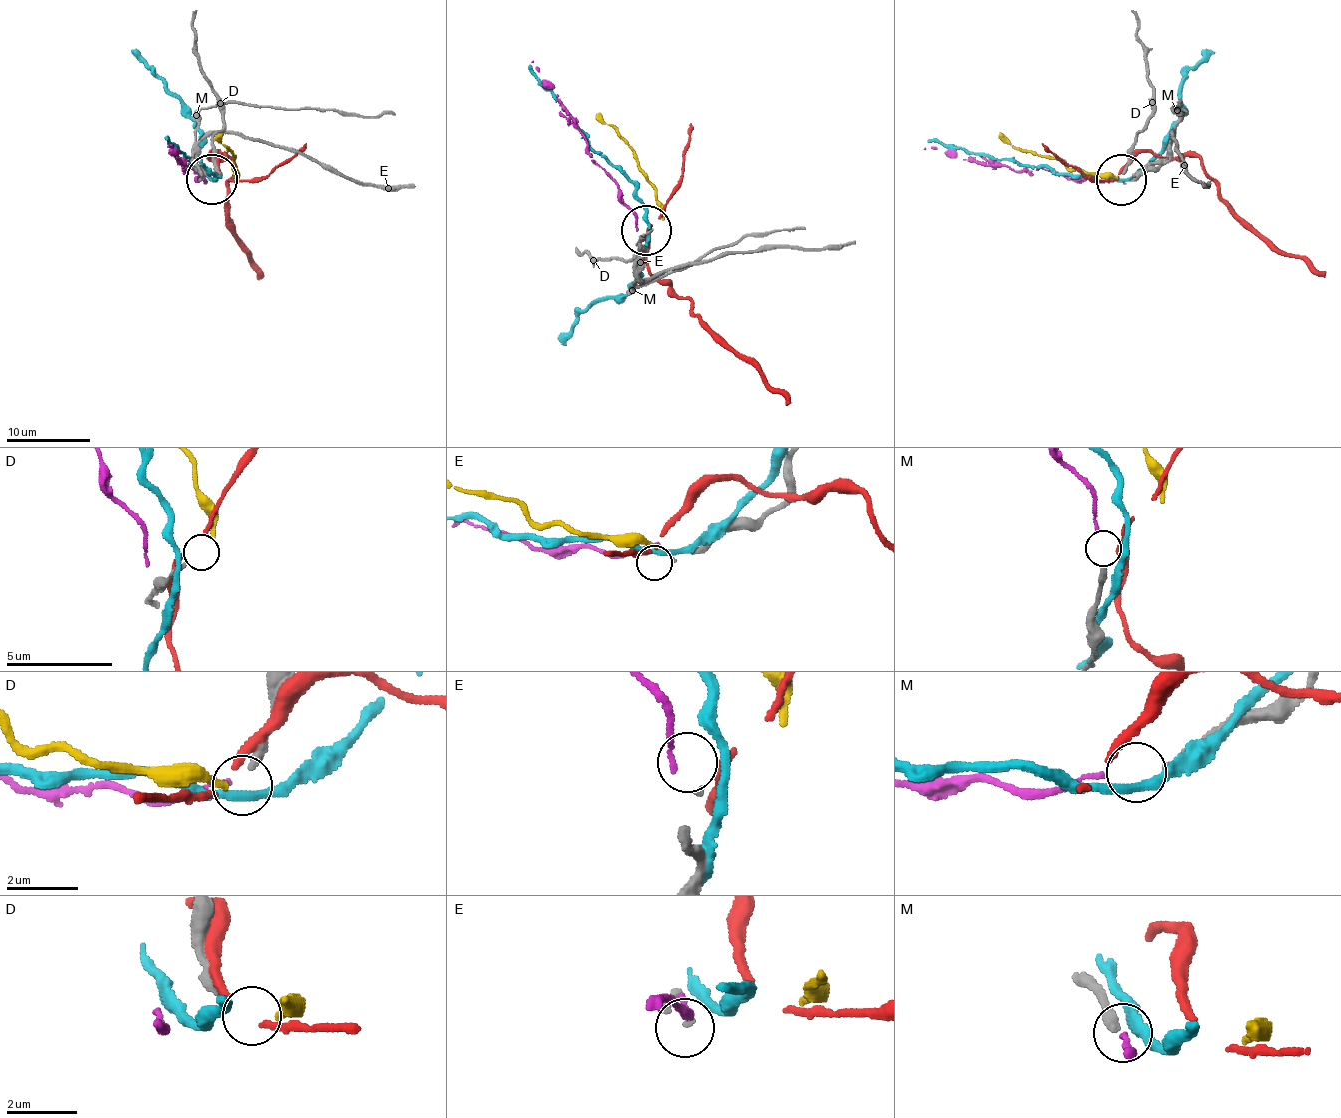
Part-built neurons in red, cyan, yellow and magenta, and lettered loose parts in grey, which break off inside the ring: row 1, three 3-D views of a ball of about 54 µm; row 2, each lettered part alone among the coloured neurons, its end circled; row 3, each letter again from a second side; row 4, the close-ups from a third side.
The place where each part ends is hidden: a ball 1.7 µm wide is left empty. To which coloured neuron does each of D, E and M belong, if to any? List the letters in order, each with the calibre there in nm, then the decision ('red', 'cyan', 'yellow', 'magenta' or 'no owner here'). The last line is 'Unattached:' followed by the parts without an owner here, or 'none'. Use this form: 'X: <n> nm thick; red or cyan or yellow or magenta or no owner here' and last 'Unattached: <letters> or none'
D: 280 nm thick; yellow
E: 80 nm thick; no owner here
M: 300 nm thick; magenta
Unattached: E

